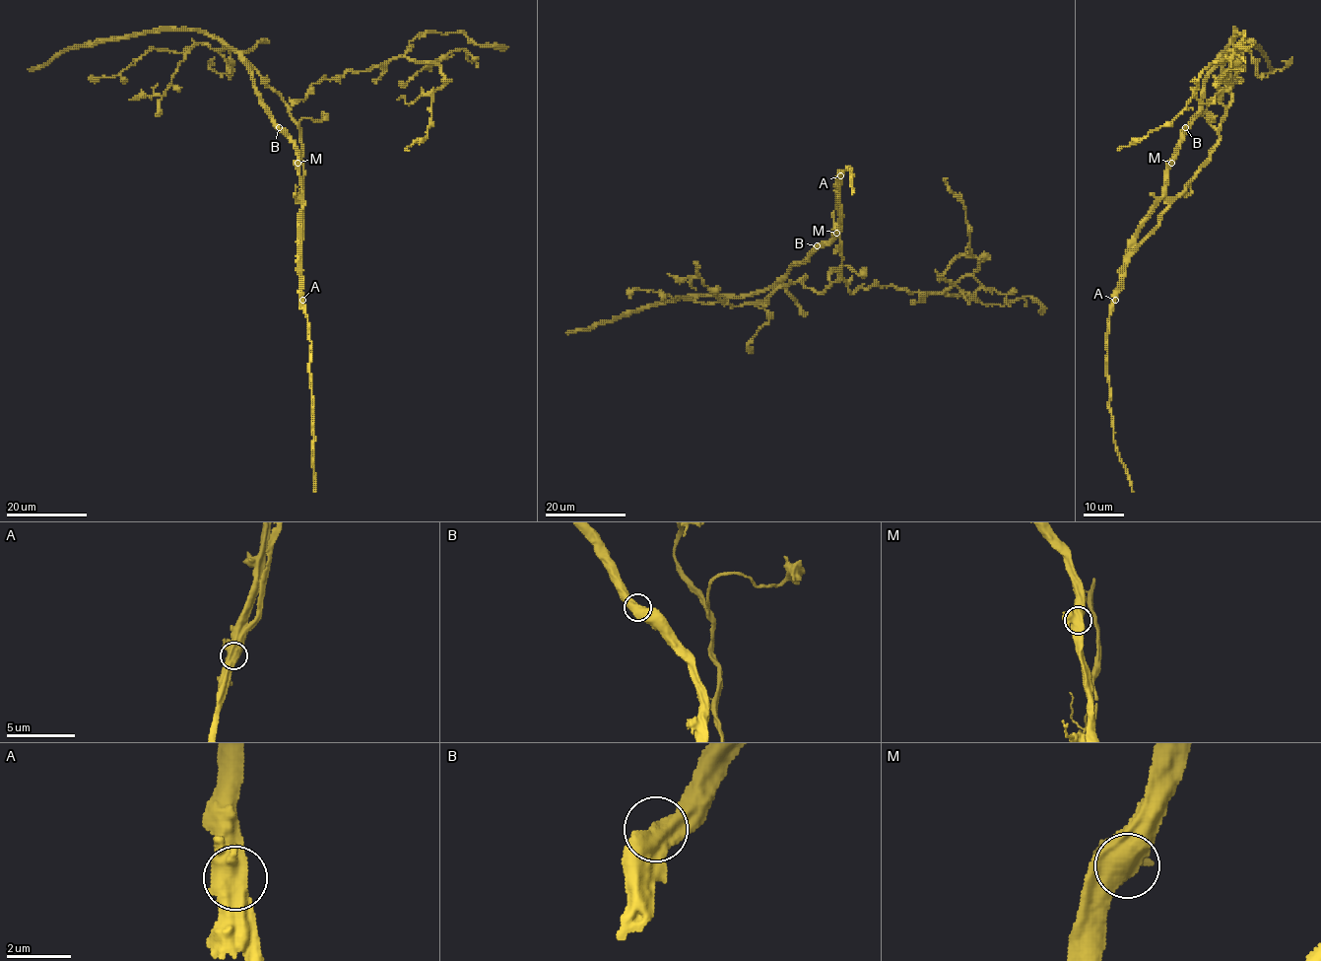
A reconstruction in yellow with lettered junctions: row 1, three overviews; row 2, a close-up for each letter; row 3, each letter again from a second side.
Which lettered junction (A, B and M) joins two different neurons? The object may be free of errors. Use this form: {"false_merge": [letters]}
{"false_merge": ["A"]}

